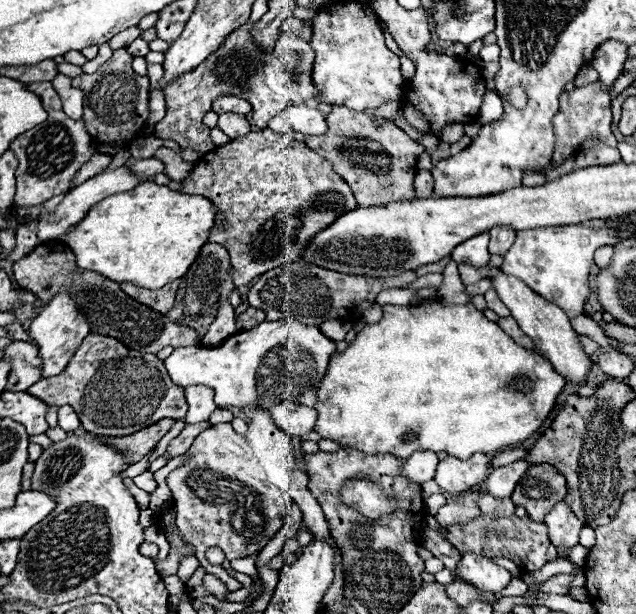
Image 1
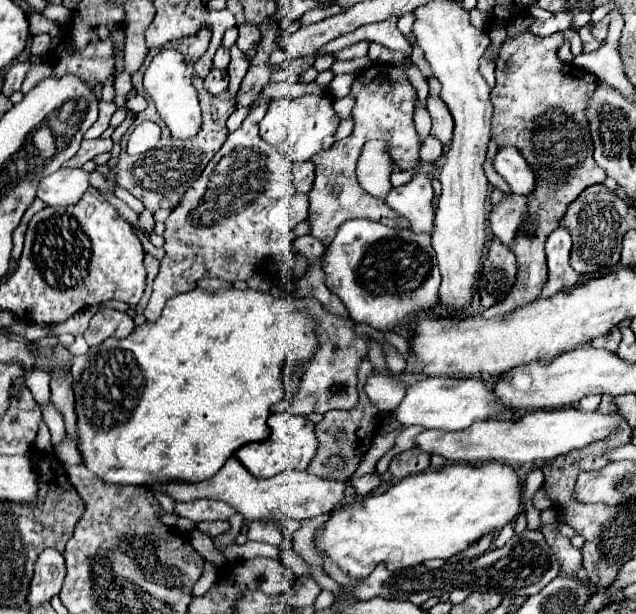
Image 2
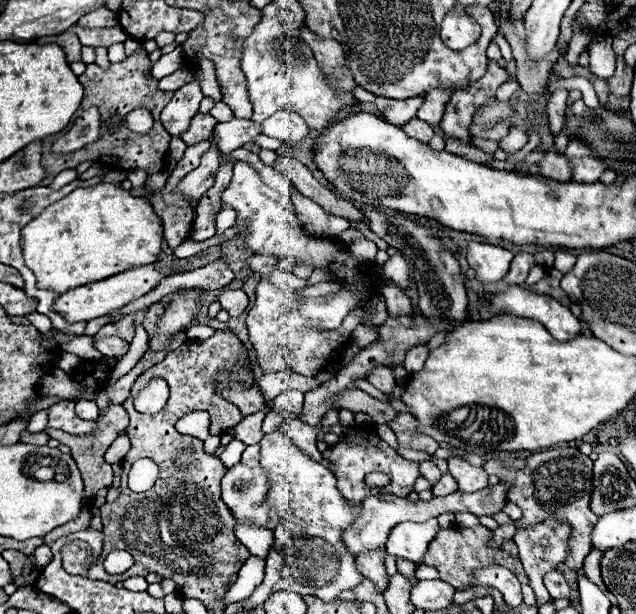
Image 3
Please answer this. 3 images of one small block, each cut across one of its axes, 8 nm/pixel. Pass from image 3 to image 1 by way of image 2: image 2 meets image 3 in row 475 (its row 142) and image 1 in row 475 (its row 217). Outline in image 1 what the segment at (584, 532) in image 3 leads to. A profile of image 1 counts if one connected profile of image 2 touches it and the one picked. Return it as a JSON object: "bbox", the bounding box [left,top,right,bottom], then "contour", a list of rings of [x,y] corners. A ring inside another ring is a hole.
{"bbox":[512,464,566,522],"contour":[[[536,464],[514,488],[512,502],[524,506],[534,522],[544,522],[544,516],[566,498],[566,492],[566,478],[554,466]]]}

